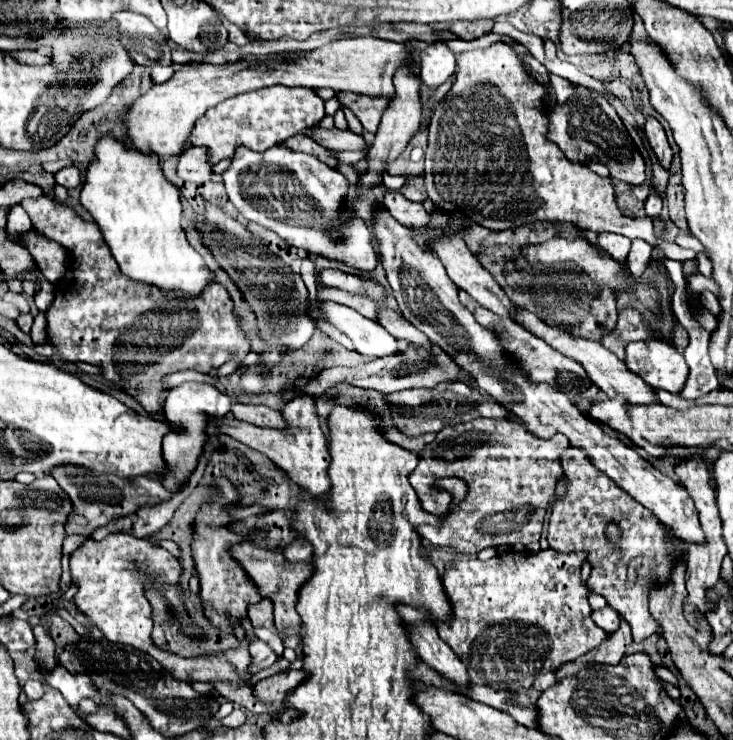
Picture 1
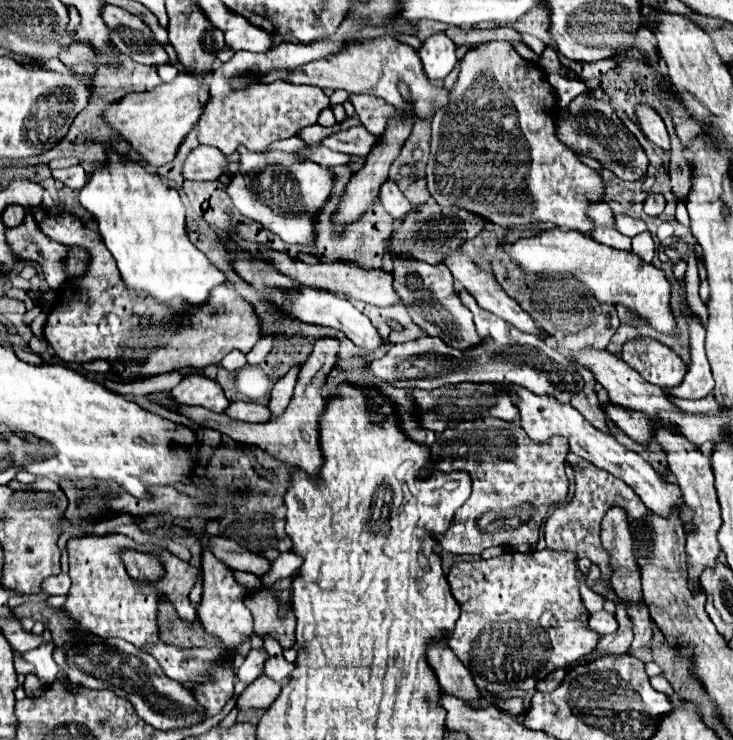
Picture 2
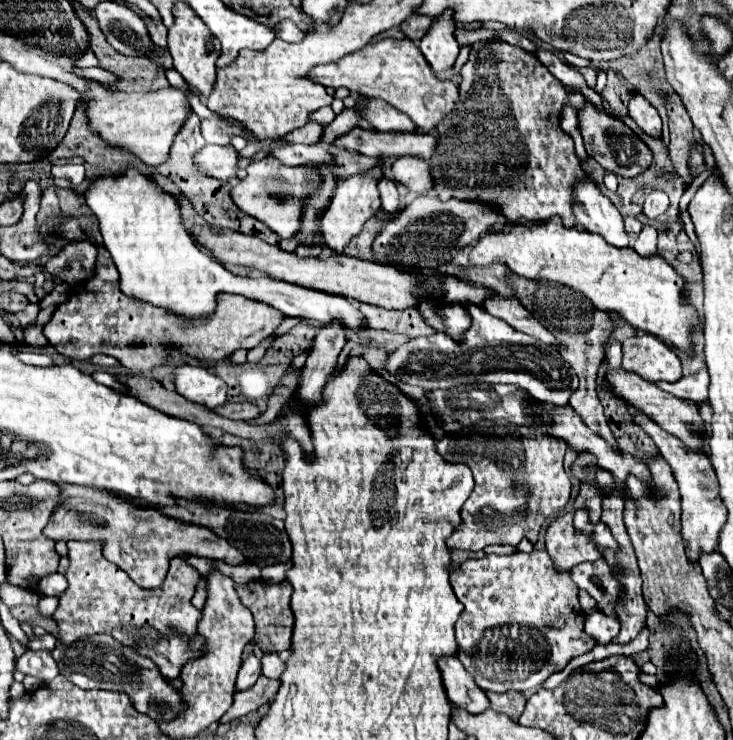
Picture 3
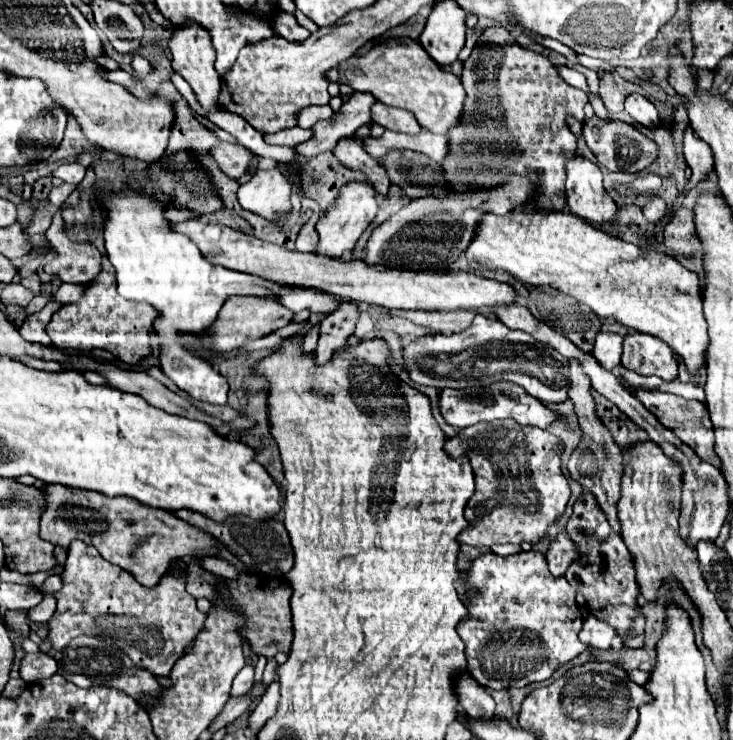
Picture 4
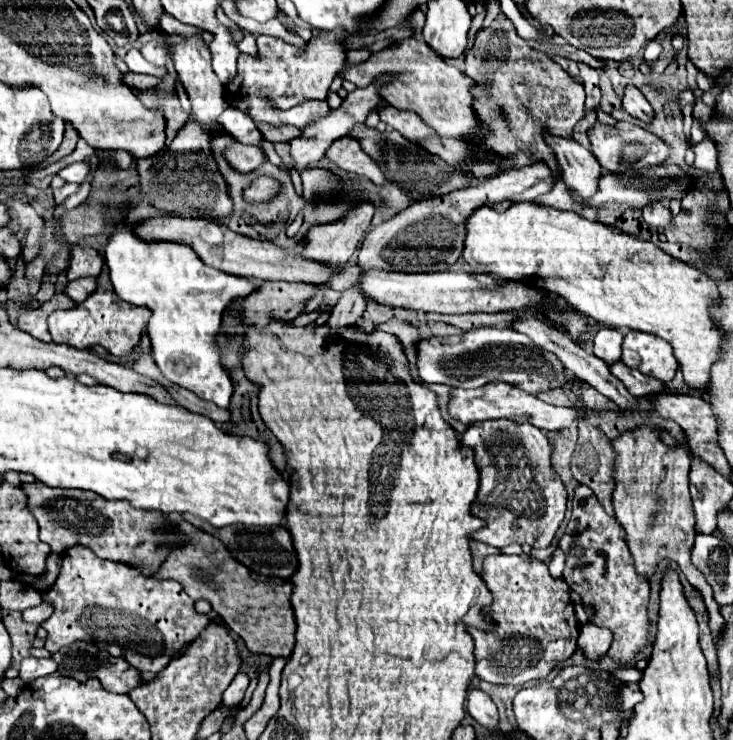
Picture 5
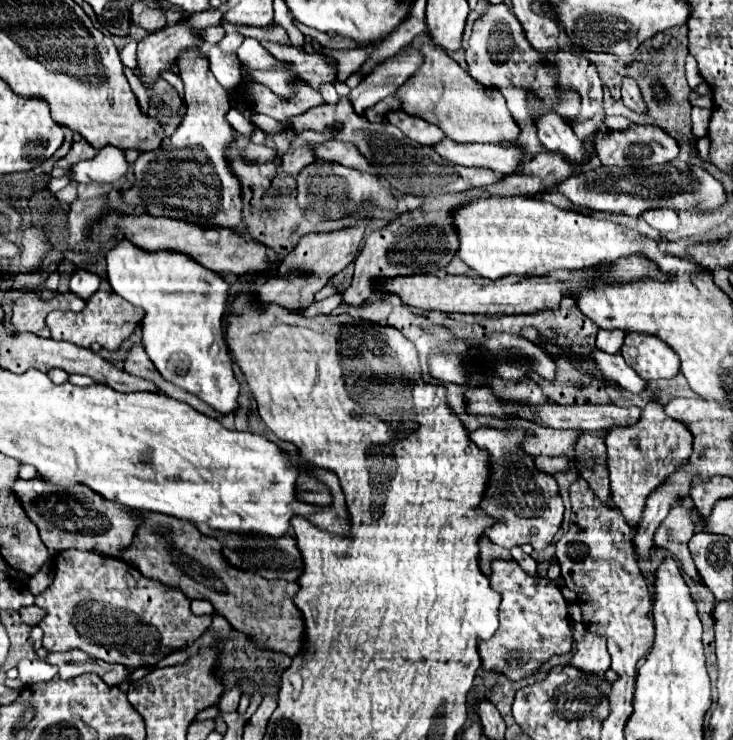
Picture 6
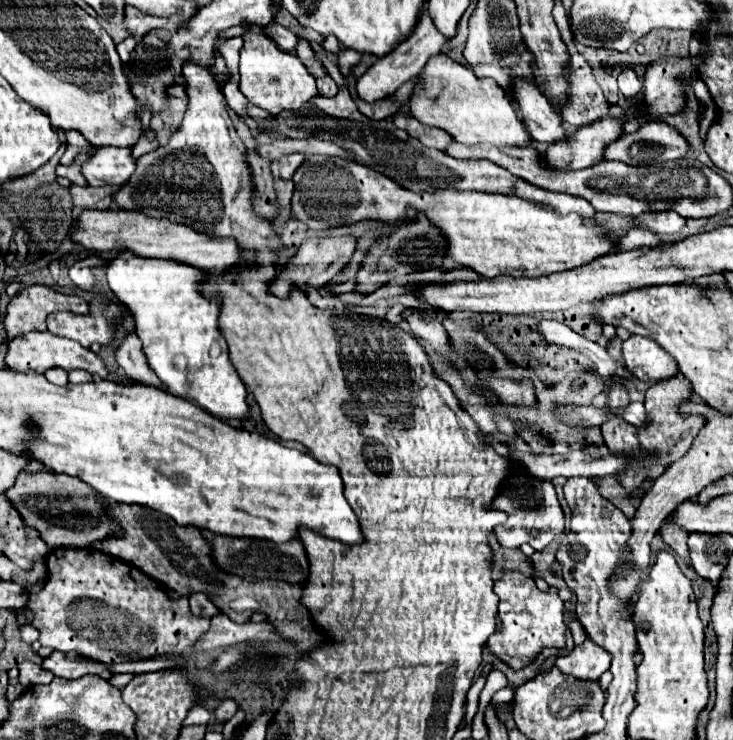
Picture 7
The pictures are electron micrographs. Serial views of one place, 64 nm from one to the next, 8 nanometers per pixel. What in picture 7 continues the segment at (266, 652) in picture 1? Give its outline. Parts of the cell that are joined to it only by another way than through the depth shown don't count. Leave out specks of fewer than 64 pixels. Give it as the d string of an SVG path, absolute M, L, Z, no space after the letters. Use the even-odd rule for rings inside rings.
M228 698L228 700L224 700L224 702L214 710L214 718L216 718L216 722L224 724L224 722L228 722L228 720L236 714L236 710L238 710L238 704L236 704L232 698Z

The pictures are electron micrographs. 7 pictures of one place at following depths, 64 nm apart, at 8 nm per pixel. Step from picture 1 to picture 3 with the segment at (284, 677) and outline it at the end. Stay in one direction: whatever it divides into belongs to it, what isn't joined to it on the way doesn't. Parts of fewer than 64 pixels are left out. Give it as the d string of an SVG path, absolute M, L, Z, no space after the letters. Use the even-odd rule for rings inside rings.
M260 676L252 688L236 692L234 704L228 708L228 712L222 716L220 722L236 720L248 712L258 710L264 704L270 704L278 692L278 686L280 686L280 680L270 680L266 676Z

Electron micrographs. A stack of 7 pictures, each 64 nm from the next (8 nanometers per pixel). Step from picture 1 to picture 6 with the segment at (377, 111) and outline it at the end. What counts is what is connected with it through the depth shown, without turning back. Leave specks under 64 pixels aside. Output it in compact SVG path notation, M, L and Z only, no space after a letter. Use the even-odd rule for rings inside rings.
M388 110L386 112L386 120L390 124L398 126L408 138L412 138L412 140L416 140L416 142L420 142L424 146L432 146L440 138L444 138L444 132L440 132L440 128L420 120L418 116L404 114L404 110Z

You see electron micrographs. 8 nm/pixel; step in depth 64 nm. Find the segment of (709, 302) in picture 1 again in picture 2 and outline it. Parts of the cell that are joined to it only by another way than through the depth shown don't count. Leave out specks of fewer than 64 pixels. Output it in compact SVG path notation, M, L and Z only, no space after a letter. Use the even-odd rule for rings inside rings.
M697 255L696 258L697 258L698 271L700 277L699 296L701 300L704 302L704 304L707 304L710 297L709 285L707 282L707 272L700 257Z

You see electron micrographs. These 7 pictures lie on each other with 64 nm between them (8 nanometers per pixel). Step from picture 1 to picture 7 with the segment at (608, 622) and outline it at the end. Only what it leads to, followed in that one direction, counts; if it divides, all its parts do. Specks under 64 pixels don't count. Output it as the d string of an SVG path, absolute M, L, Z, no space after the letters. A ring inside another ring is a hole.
M586 638L580 646L574 646L568 656L560 656L556 666L564 674L572 674L582 680L598 680L610 668L610 660L612 656L602 646Z

